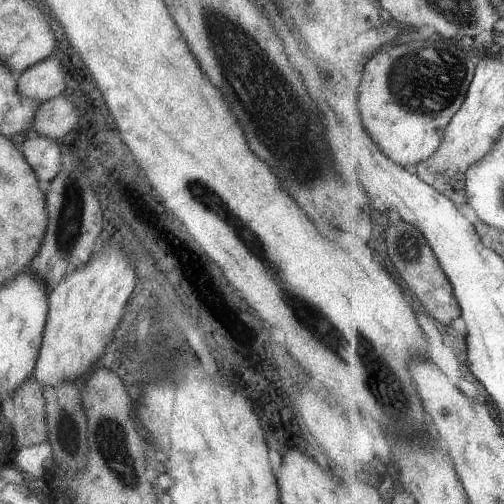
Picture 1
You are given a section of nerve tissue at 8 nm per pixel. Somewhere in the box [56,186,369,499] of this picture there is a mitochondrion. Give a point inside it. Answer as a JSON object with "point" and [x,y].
{"point":[109,448]}

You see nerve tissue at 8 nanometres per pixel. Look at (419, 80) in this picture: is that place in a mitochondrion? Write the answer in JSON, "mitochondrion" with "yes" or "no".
{"mitochondrion":"yes"}

